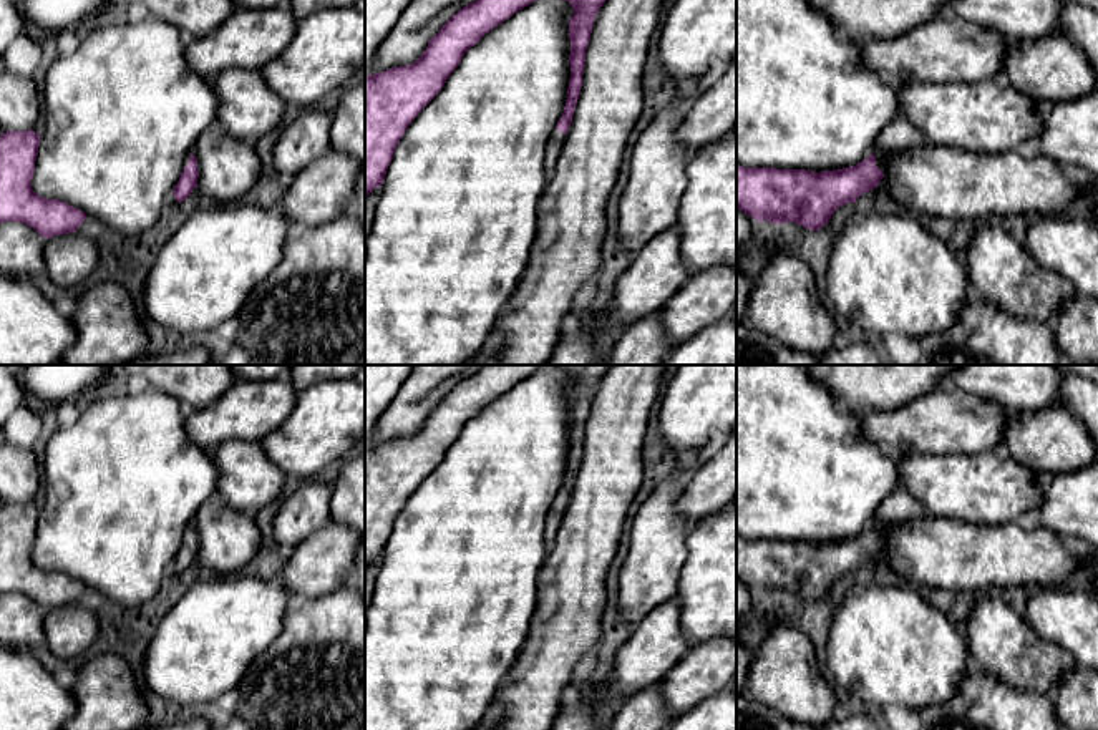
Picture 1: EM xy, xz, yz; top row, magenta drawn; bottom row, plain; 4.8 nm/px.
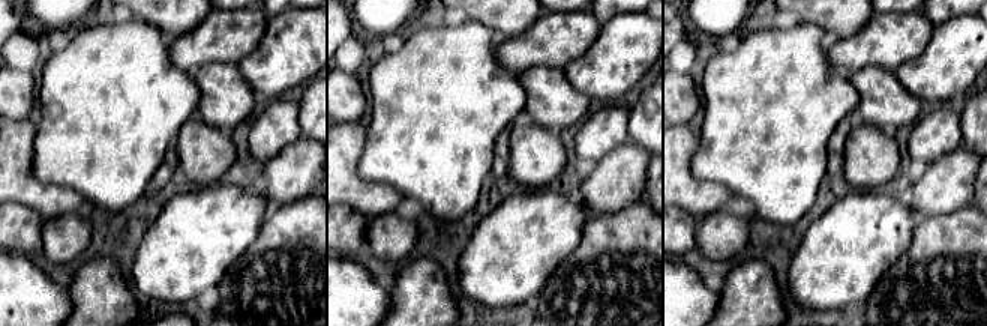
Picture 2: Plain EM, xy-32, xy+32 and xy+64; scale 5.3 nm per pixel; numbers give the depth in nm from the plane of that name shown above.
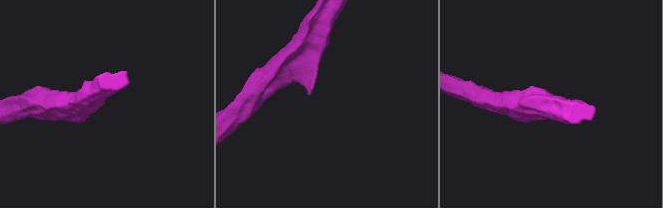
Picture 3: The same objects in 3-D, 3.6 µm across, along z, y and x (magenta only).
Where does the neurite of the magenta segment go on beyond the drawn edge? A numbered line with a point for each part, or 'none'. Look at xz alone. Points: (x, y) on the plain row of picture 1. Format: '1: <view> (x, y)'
1: xz (554, 516)

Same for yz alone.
1: yz (899, 506)

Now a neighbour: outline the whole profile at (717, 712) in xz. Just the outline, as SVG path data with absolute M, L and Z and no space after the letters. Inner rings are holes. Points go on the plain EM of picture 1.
M728 687L707 697L665 730L736 730L736 694Z

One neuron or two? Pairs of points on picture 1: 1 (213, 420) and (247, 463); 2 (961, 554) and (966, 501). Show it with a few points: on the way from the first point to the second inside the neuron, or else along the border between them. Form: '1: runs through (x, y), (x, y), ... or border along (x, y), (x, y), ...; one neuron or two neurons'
1: border along (259, 440), (224, 440), (211, 453); two neurons
2: border along (927, 511), (936, 516), (1002, 525); two neurons

